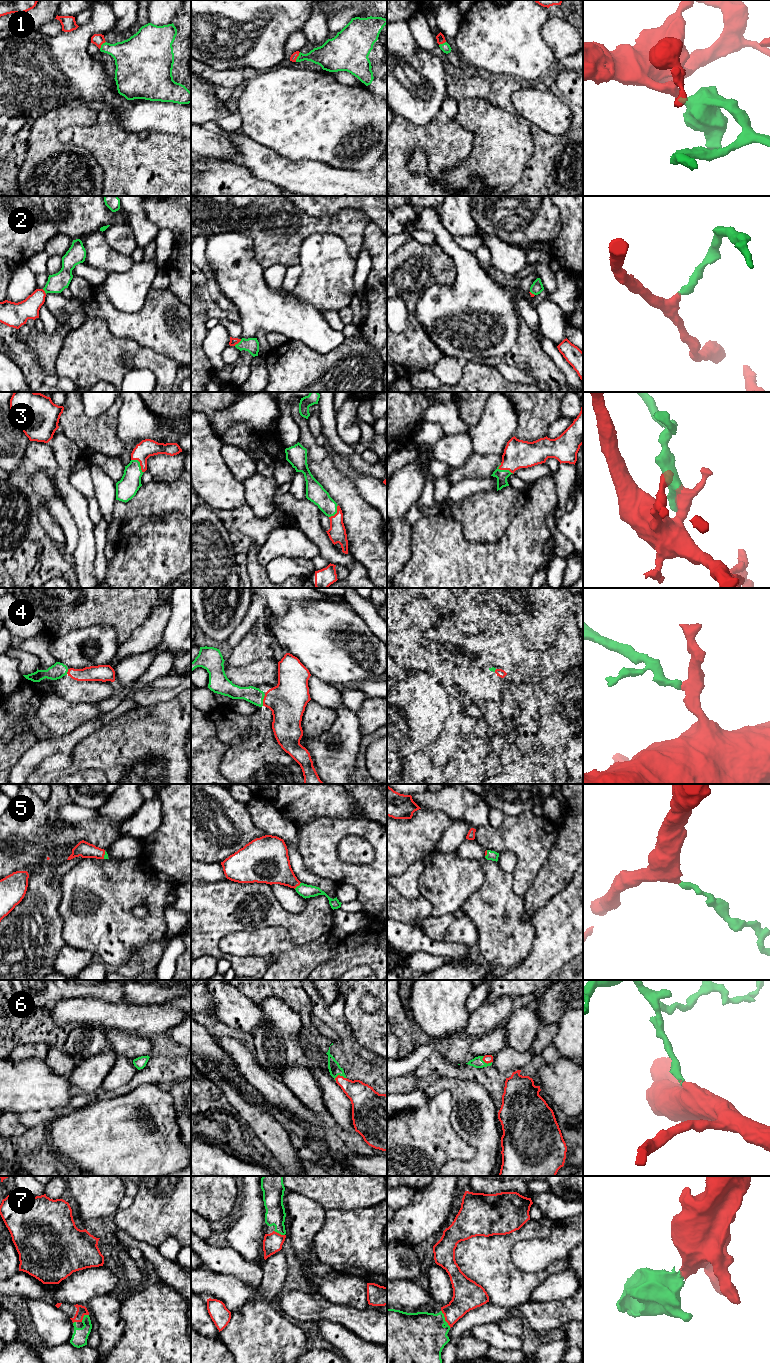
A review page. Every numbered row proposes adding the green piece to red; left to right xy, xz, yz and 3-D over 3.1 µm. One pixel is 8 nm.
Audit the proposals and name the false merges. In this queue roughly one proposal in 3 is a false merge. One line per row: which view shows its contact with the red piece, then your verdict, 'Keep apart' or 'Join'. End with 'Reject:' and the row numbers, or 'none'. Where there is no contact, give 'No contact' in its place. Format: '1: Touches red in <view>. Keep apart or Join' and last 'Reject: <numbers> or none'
1: Touches red in xz. Join
2: Touches red in xz. Join
3: Touches red in yz. Join
4: Touches red in xz. Join
5: Touches red in xz. Join
6: Touches red in xz. Join
7: Touches red in yz. Join
Reject: none

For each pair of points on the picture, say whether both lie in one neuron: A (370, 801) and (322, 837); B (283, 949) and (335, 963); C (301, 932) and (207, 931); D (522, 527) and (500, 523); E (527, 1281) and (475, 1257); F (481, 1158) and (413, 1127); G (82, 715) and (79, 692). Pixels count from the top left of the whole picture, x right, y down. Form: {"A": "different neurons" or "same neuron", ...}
{"A": "different neurons", "B": "different neurons", "C": "same neuron", "D": "different neurons", "E": "same neuron", "F": "different neurons", "G": "different neurons"}

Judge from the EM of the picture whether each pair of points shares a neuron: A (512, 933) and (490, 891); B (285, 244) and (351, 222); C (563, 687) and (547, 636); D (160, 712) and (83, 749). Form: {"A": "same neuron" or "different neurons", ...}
{"A": "same neuron", "B": "same neuron", "C": "different neurons", "D": "same neuron"}

